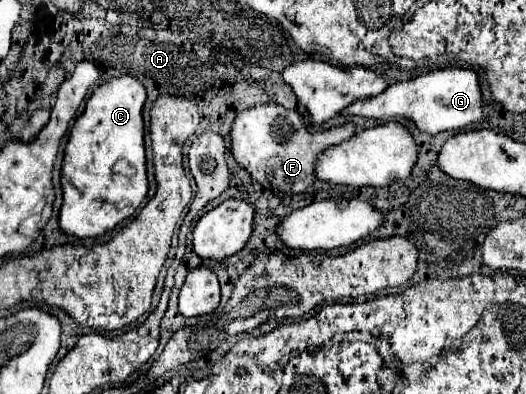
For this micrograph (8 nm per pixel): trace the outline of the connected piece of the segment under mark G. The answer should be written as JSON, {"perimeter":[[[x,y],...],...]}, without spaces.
{"perimeter":[[[448,67],[448,69],[438,69],[438,71],[418,75],[416,79],[410,81],[394,83],[376,97],[350,103],[350,107],[346,107],[342,115],[362,115],[362,117],[382,119],[382,121],[386,121],[388,117],[408,117],[418,125],[420,131],[426,131],[430,135],[442,131],[454,131],[454,129],[458,131],[468,127],[470,123],[482,121],[484,117],[482,87],[480,87],[478,73],[474,69]]]}

